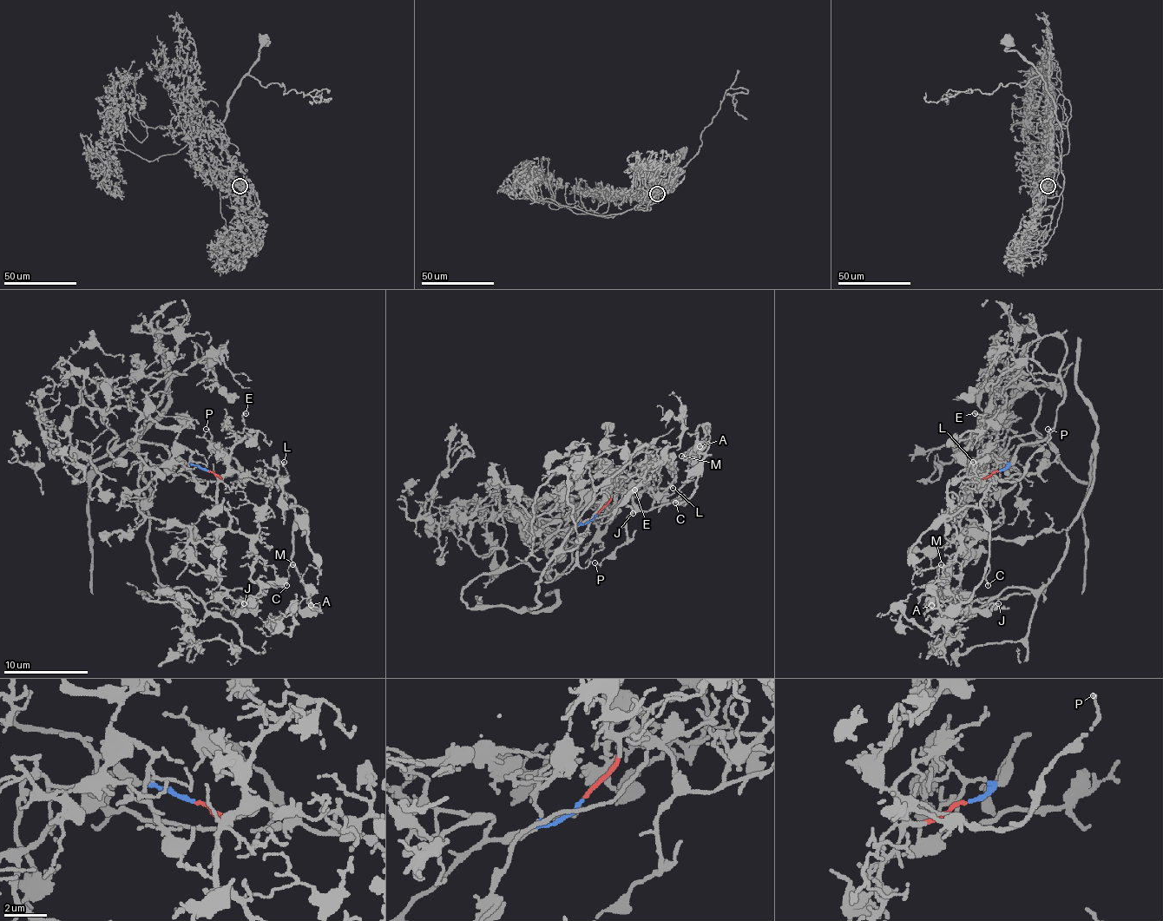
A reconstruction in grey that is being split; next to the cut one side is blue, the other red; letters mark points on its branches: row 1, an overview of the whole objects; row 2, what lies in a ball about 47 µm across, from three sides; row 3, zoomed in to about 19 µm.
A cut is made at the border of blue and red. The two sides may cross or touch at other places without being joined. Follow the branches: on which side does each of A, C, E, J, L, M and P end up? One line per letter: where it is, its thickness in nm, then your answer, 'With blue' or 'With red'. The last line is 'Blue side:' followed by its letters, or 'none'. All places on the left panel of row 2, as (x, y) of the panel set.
A: Place: (311, 605). Thickness 120 nm. With red
C: Place: (286, 585). Thickness 130 nm. With red
E: Place: (246, 413). Thickness 130 nm. With red
J: Place: (244, 603). Thickness 110 nm. With red
L: Place: (284, 462). Thickness 140 nm. With red
M: Place: (292, 564). Thickness 130 nm. With red
P: Place: (206, 429). Thickness 90 nm. With red
Blue side: none

